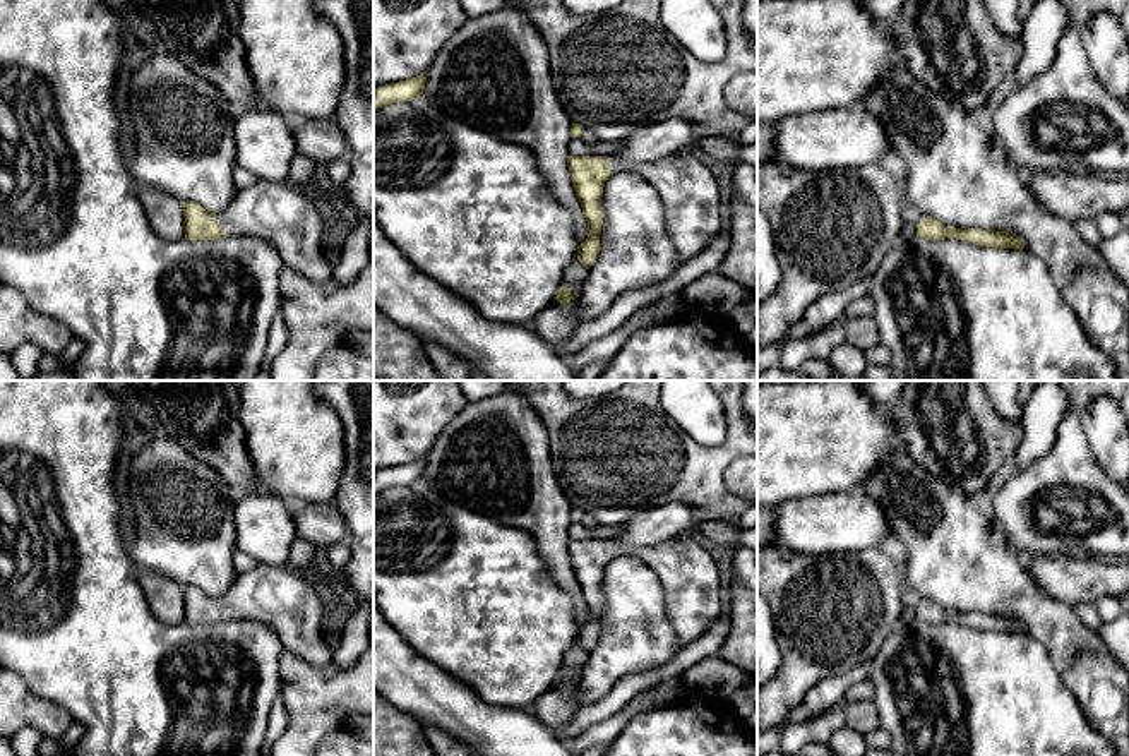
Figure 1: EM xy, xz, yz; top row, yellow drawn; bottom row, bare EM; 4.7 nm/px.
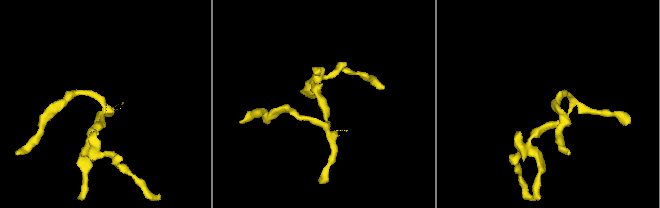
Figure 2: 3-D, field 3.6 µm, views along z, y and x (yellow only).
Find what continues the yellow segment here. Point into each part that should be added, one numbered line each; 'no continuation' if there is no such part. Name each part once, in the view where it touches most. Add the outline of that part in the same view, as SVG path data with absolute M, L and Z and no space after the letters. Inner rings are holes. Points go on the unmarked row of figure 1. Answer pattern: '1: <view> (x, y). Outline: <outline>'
1: xy (285, 599). Outline: M257 562L216 602L226 621L252 617L272 626L296 658L314 667L332 663L324 603L302 571Z

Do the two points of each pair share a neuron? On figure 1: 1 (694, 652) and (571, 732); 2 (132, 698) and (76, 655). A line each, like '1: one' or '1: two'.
1: one
2: one

